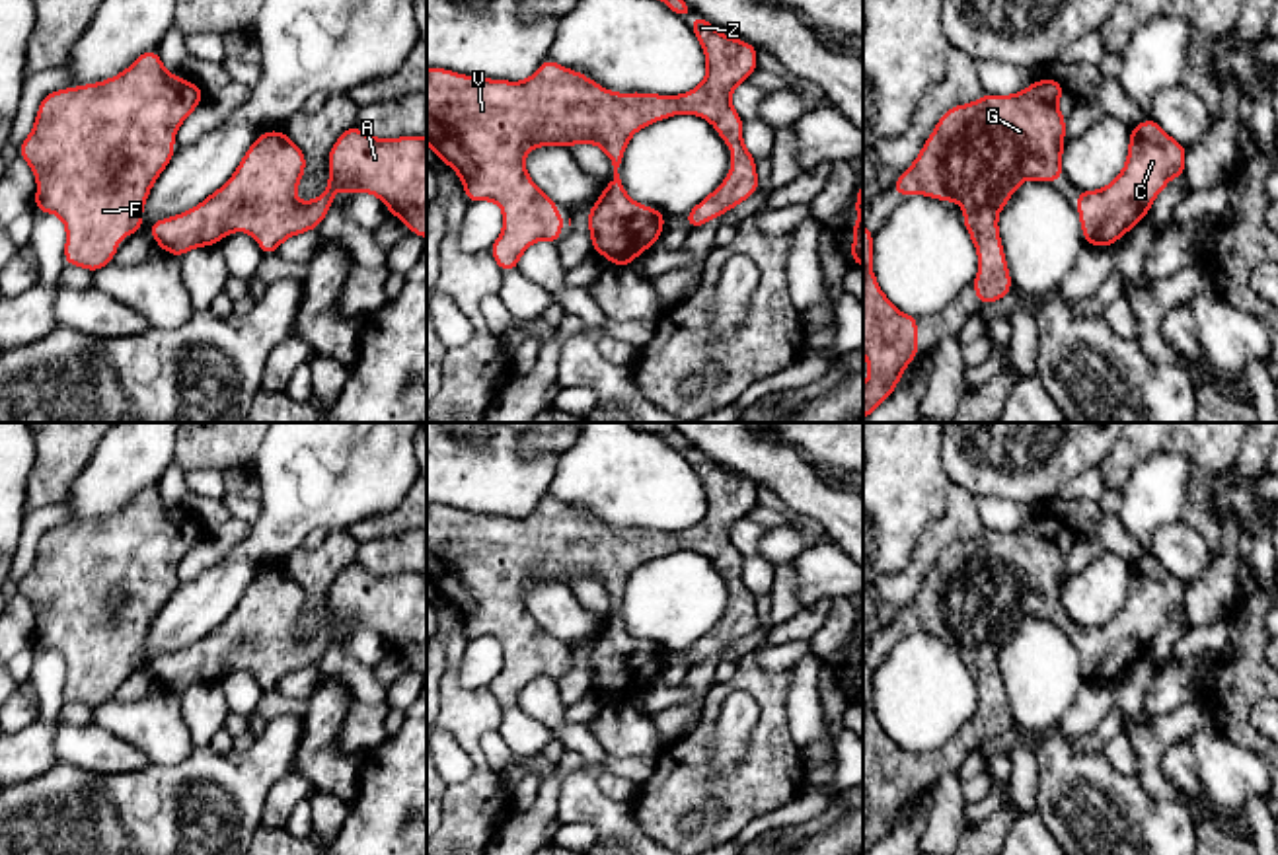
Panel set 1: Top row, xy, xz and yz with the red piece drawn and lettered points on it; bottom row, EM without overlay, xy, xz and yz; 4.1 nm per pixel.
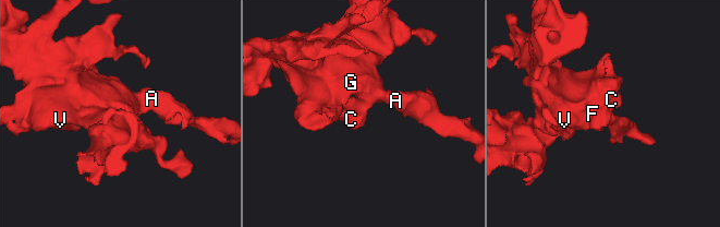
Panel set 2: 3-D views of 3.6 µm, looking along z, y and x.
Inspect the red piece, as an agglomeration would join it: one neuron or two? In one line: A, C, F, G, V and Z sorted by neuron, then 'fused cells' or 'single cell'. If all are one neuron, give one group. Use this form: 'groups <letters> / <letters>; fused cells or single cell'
groups A C F G V Z; single cell

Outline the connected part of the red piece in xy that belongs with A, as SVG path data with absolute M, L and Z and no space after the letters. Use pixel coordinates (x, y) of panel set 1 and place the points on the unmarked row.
M353 561L335 576L327 600L327 625L318 635L300 639L294 631L306 608L306 592L284 569L267 567L249 582L226 621L187 649L152 658L148 670L160 686L181 693L244 666L257 676L263 691L273 691L286 674L316 666L333 643L333 631L345 625L351 633L360 627L376 631L411 670L427 674L427 573L374 575Z

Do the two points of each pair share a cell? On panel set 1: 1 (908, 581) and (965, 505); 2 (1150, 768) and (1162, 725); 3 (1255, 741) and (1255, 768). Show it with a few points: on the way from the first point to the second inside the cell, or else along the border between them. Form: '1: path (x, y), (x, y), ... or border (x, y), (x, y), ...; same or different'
1: path (922, 561), (928, 548), (951, 524); same
2: path (1150, 758), (1150, 741), (1156, 735); same
3: border (1224, 731), (1257, 754); different

